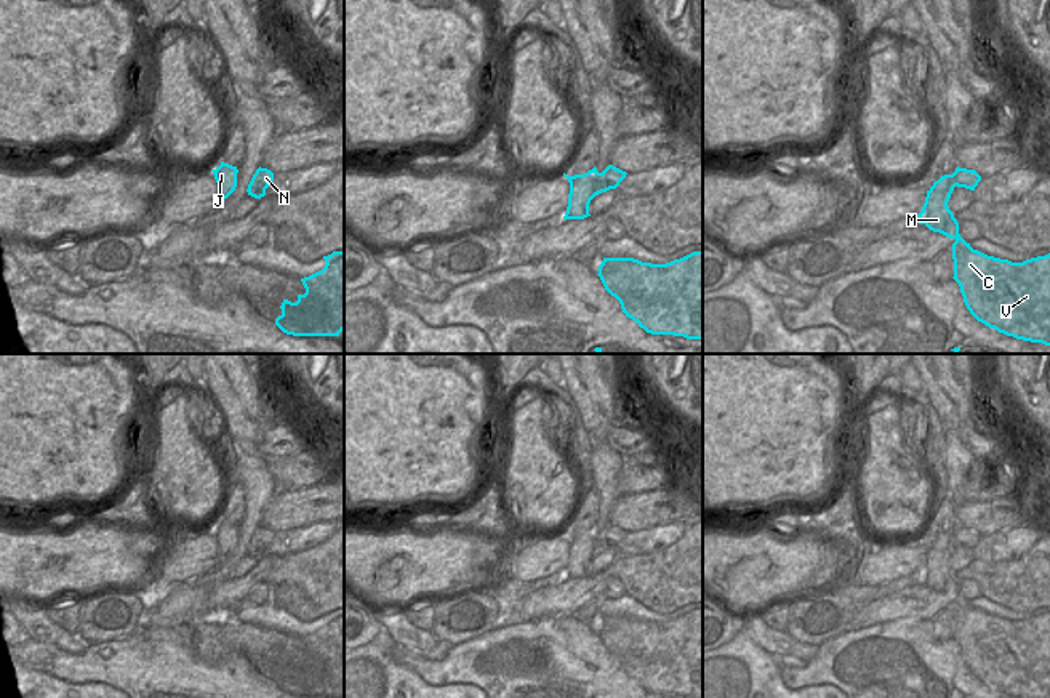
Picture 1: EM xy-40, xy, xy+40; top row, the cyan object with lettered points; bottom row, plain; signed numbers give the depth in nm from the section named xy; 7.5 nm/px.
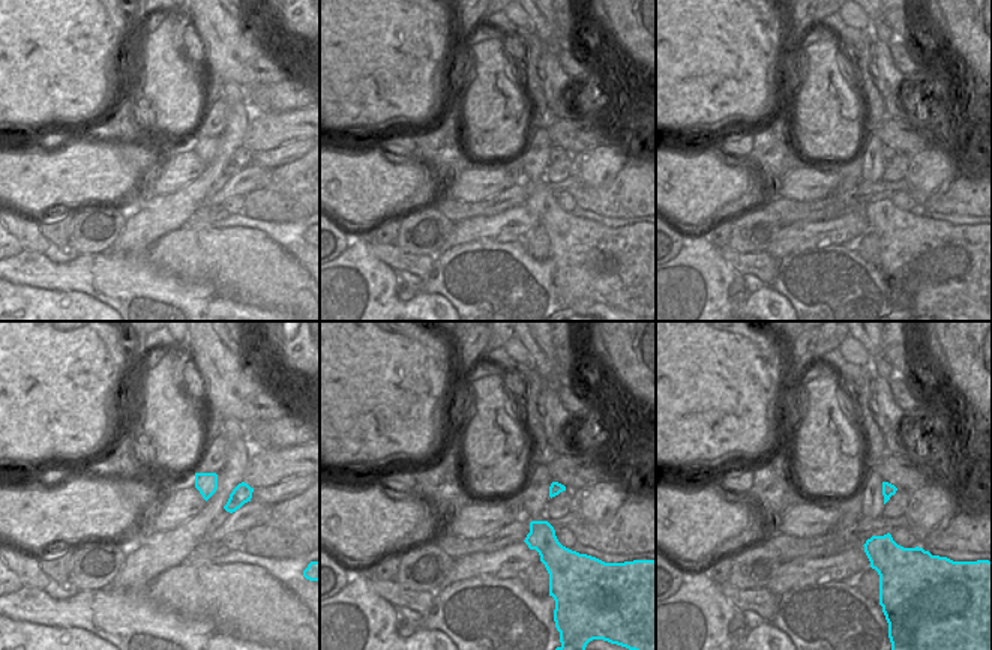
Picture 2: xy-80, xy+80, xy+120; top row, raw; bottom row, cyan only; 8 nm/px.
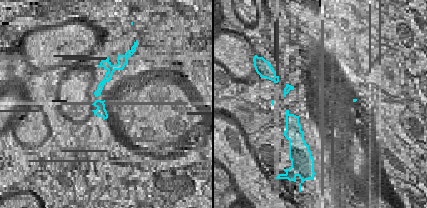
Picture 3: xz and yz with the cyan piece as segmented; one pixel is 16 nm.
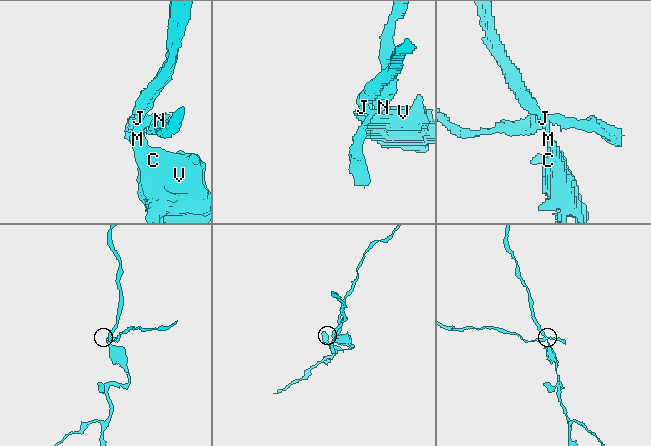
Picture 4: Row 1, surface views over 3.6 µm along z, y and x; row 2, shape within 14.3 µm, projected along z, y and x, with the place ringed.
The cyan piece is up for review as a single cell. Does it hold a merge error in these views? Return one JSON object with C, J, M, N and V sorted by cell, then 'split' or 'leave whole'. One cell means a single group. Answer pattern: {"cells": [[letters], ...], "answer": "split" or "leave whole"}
{"cells": [["C", "J", "M", "V"], ["N"]], "answer": "split"}

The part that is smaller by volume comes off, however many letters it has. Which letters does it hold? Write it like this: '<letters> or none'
N

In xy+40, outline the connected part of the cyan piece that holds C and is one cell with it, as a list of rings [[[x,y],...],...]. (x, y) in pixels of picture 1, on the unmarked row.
[[[944,533],[927,549],[925,562],[919,575],[919,583],[940,591],[952,602],[954,639],[960,645],[964,661],[970,672],[989,687],[1016,698],[1050,698],[1050,612],[1012,621],[988,615],[973,608],[959,592],[959,581],[949,568],[948,560],[954,549],[954,533]]]

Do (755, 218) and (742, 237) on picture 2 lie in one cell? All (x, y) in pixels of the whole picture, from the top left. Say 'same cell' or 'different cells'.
same cell

